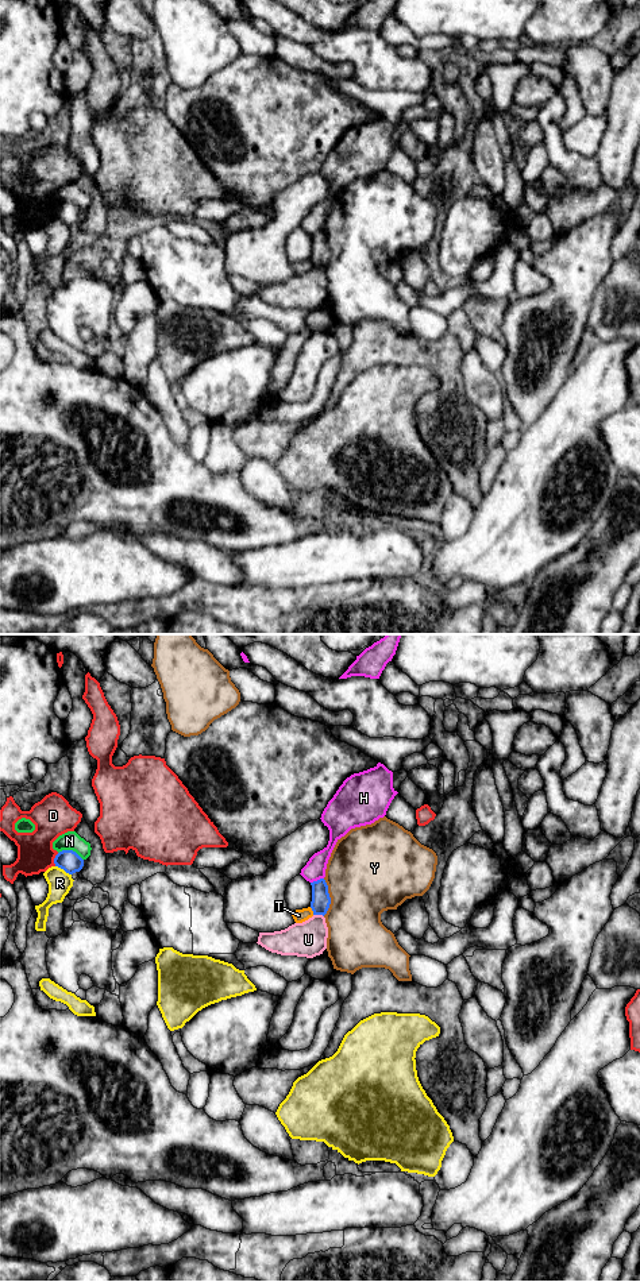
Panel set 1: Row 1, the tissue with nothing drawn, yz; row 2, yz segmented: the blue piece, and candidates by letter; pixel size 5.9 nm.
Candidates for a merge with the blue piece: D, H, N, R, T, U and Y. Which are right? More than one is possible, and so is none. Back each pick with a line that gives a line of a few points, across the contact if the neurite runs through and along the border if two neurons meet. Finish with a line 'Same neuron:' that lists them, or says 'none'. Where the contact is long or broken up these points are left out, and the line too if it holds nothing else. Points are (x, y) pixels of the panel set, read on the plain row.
Same neuron: none

